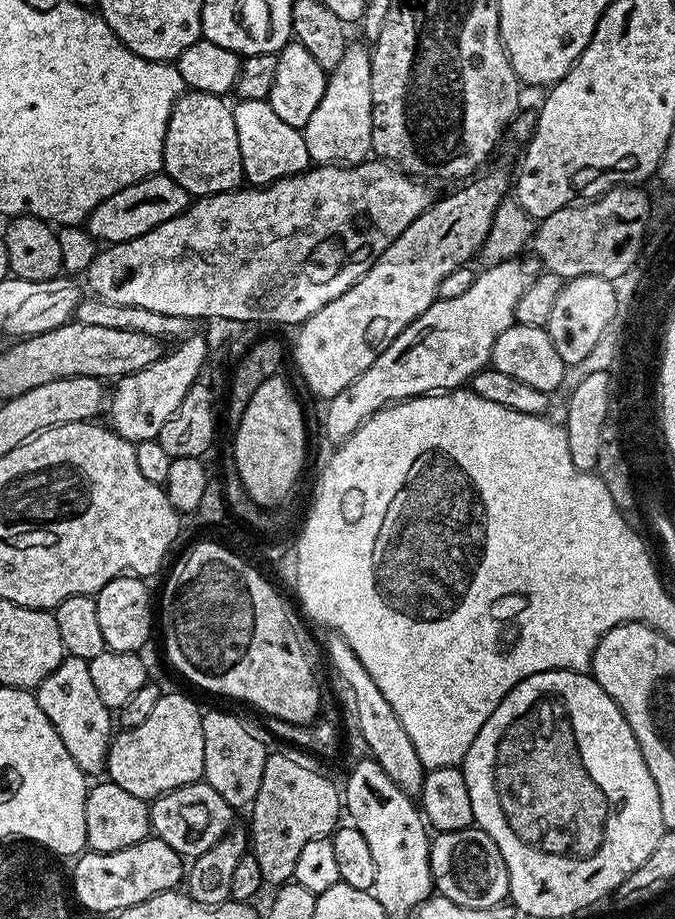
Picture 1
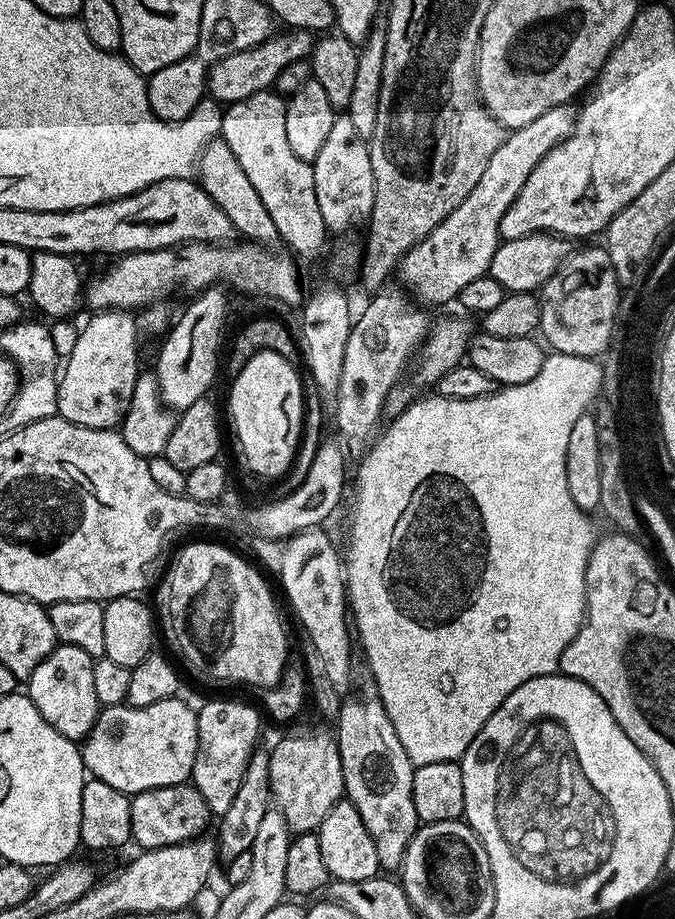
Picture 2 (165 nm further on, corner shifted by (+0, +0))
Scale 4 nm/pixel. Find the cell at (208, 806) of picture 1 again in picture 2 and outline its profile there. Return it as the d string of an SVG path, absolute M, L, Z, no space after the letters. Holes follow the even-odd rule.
M188 782L135 793L128 806L128 828L132 832L132 840L140 843L139 847L144 850L171 844L187 844L188 841L197 839L203 833L200 831L207 826L208 820L210 821L210 813L202 794L198 794L198 790Z

